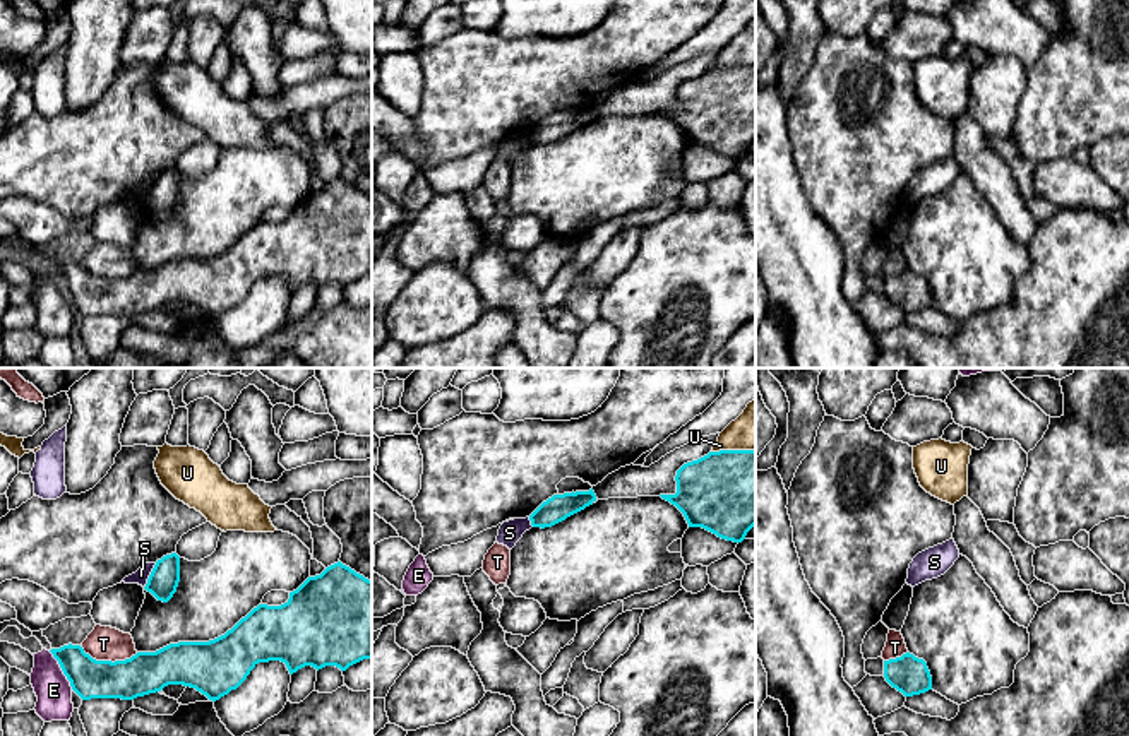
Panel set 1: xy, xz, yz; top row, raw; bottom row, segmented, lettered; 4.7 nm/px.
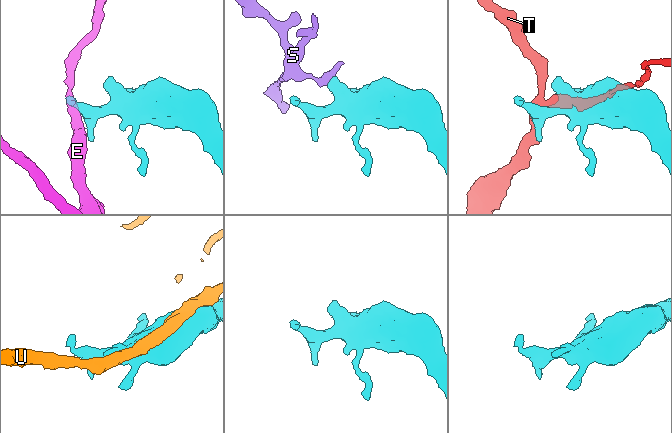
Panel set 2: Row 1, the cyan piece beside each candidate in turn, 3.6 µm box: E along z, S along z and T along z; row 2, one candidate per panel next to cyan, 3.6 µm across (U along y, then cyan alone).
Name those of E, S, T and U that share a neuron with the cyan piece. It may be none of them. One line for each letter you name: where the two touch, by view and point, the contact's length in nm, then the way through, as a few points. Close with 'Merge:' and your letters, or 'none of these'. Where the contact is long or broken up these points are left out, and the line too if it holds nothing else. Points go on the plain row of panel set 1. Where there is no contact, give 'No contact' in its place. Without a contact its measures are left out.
Merge: none of these

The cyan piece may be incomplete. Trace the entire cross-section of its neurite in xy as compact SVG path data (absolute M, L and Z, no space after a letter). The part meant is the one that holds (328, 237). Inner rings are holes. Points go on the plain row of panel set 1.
M338 178L320 192L308 193L290 209L284 221L259 221L231 246L209 258L170 260L156 269L137 269L115 279L96 277L81 262L72 260L50 269L82 317L134 317L168 301L183 301L216 318L236 306L259 279L281 277L293 291L305 282L317 288L336 282L346 288L363 276L372 276L372 197Z

